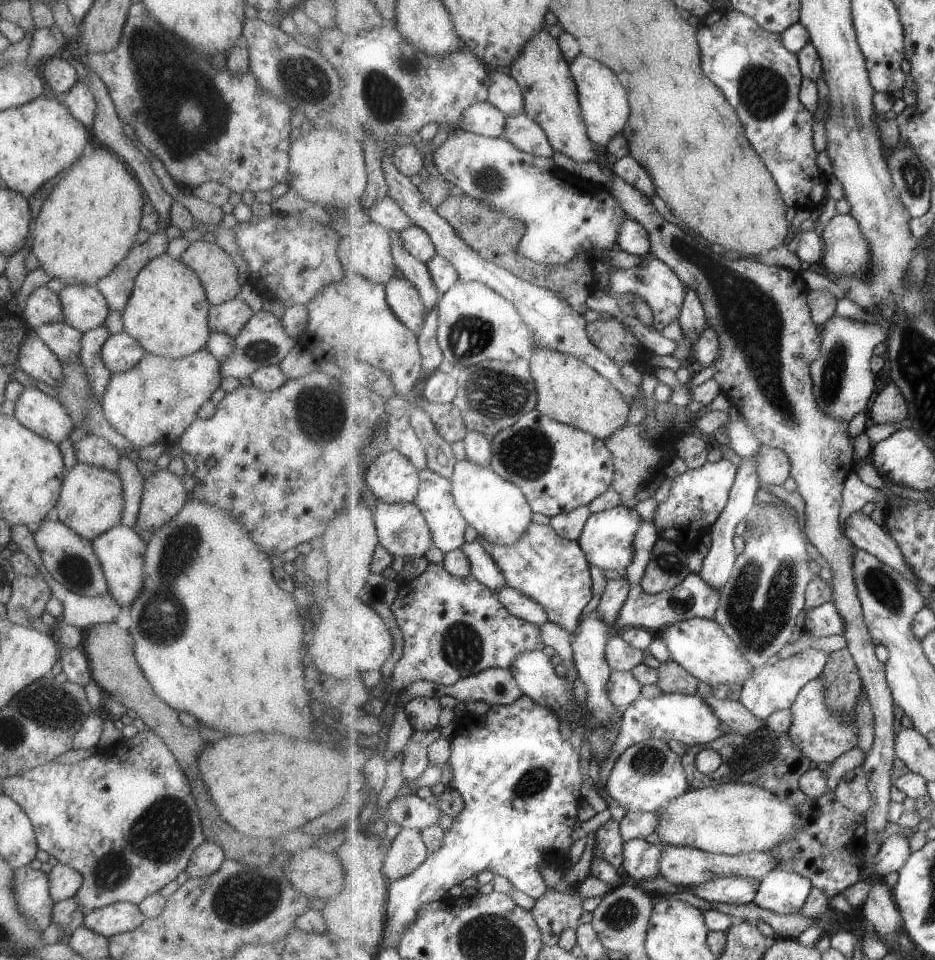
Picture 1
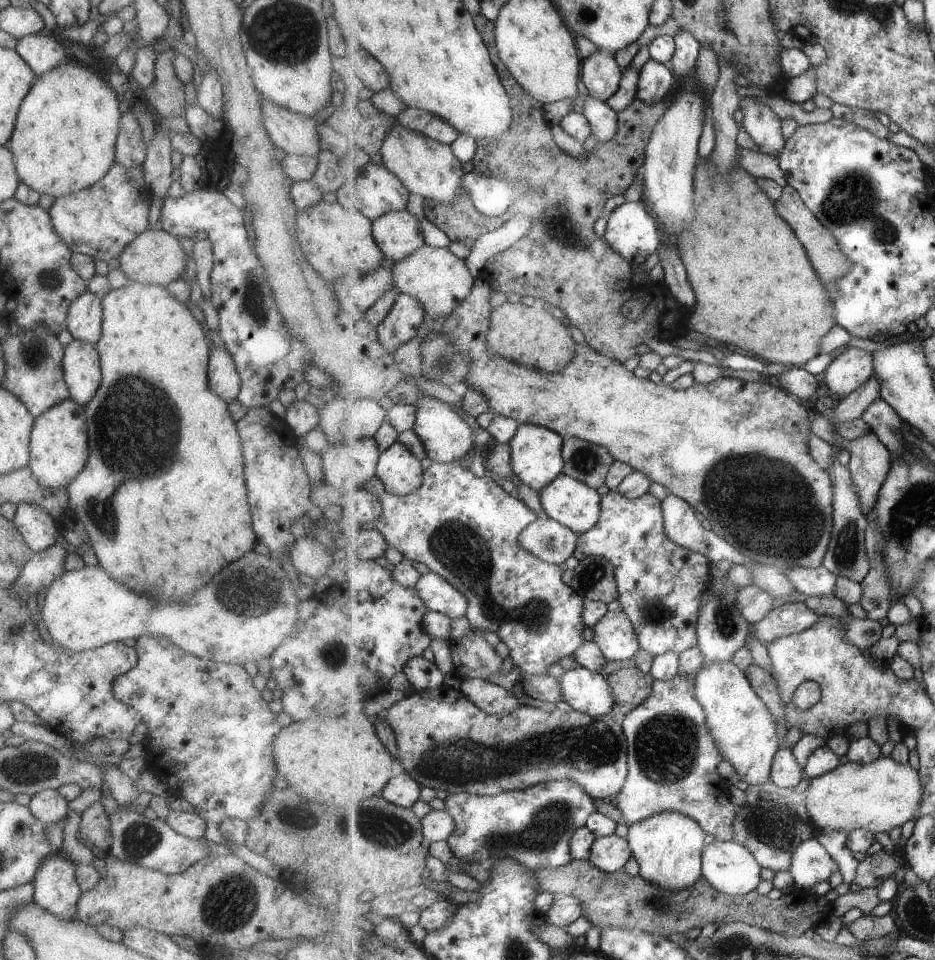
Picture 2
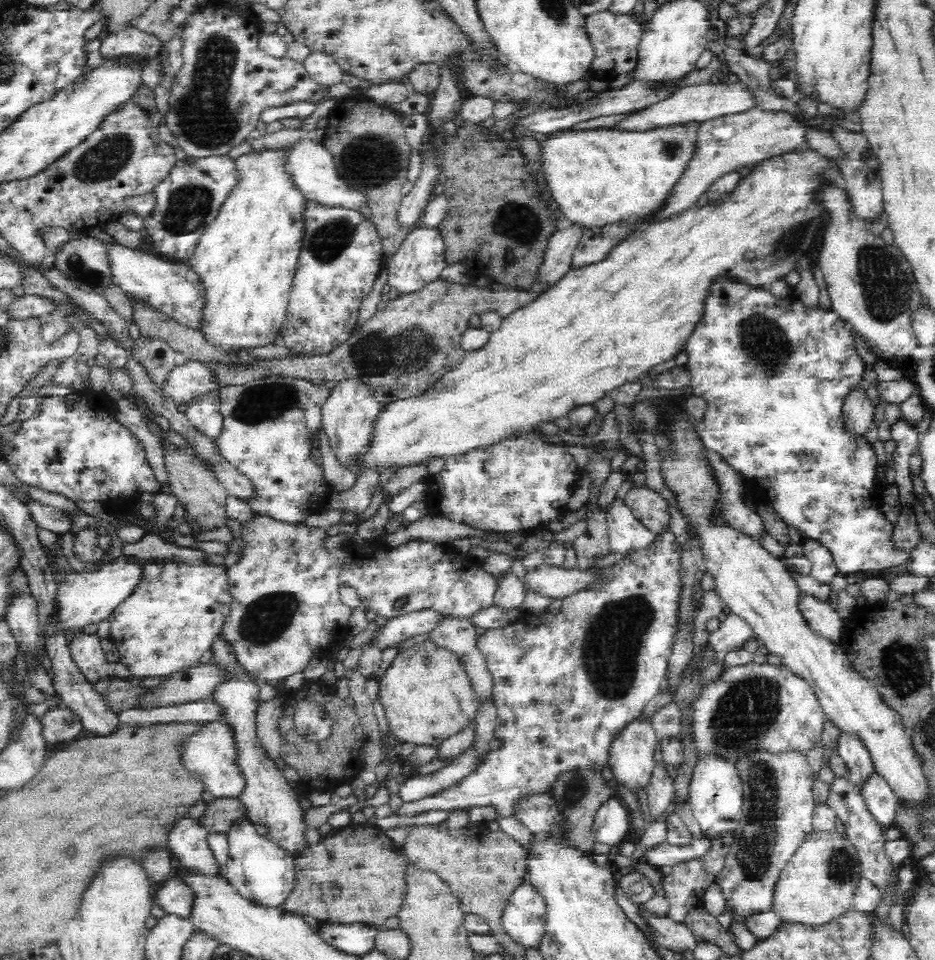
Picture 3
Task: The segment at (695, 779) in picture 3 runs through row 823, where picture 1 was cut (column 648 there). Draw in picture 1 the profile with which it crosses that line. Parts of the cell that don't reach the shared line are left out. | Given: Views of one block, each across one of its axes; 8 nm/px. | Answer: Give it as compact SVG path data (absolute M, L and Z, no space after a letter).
M662 692L657 698L641 696L623 710L621 730L619 730L619 744L615 744L615 752L611 752L611 756L607 756L607 760L599 765L598 788L600 794L605 796L607 782L613 768L615 768L615 764L617 764L617 760L633 744L655 738L667 742L669 740L680 740L685 745L697 746L697 744L705 744L725 736L721 729L721 723L723 722L718 713L715 712L715 708L711 708L711 704L707 704L707 700L703 700L698 694L684 695Z

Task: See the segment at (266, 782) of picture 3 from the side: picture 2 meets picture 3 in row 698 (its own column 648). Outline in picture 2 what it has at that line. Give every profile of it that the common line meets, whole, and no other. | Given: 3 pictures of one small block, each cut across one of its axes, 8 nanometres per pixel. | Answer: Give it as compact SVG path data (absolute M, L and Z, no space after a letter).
M643 200L625 202L613 210L608 216L603 236L623 258L630 260L633 267L645 264L649 256L658 252L658 248L662 245L660 226Z

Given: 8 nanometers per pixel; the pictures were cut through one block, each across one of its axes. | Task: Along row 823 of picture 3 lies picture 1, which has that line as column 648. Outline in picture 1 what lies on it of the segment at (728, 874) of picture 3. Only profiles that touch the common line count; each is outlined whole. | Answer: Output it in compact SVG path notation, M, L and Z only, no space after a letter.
M649 738L623 752L612 770L606 792L627 812L648 813L661 811L665 804L679 798L689 788L681 757L669 748L667 741Z

